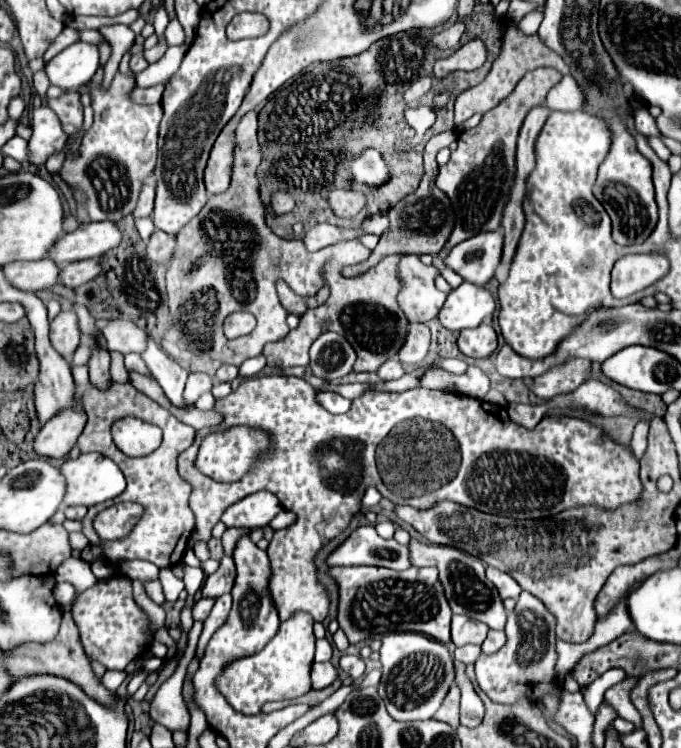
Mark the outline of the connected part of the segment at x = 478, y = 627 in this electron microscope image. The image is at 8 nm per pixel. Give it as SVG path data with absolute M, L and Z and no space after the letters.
M453 615L451 621L451 641L455 647L463 647L467 643L483 643L489 627L481 621L473 621L465 615Z

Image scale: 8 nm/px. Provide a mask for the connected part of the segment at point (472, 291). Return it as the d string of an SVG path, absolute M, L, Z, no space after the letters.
M463 281L447 295L447 301L439 311L439 319L445 329L461 331L469 327L479 327L485 317L493 315L493 311L495 299L491 291Z

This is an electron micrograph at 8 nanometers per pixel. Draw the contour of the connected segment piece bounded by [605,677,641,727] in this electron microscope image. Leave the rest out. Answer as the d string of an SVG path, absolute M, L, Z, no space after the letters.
M627 677L621 683L617 683L615 687L607 689L607 693L605 693L605 705L615 709L615 713L619 713L621 719L631 721L635 727L641 727L641 715L635 711L633 703L629 701L629 691L633 689L633 685L635 685L635 679Z

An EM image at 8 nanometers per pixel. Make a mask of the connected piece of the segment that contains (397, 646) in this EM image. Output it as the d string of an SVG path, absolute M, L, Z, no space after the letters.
M390 632L383 635L379 653L383 665L379 695L385 701L389 715L399 721L431 719L455 679L453 661L447 647L423 633Z

